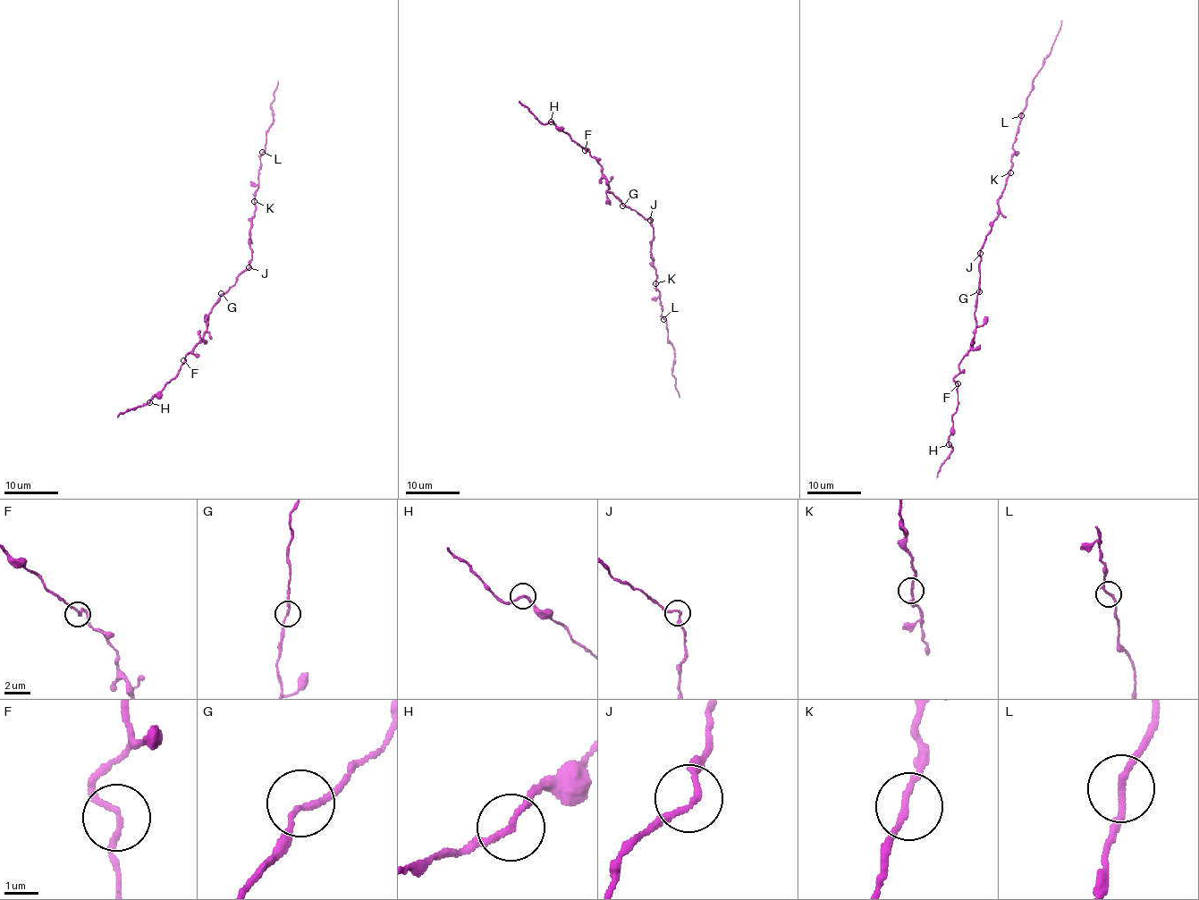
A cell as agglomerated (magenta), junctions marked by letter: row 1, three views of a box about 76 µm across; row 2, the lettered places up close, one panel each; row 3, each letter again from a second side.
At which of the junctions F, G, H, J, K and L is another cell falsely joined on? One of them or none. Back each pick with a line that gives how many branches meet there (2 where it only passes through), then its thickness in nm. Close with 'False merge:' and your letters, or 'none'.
False merge: none

